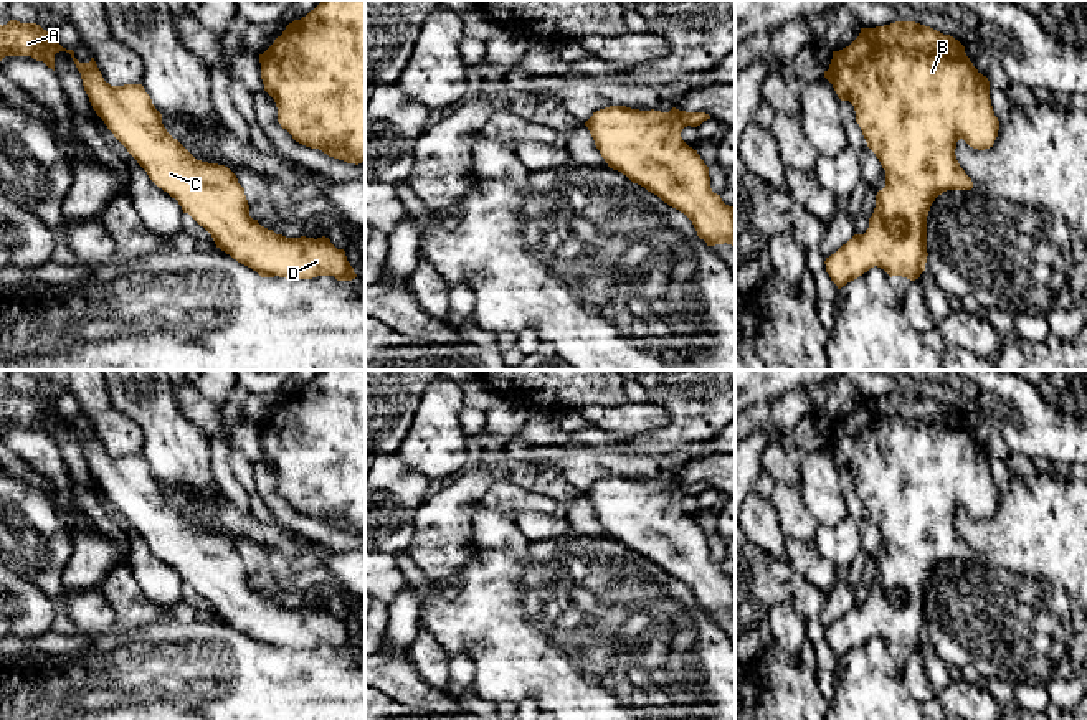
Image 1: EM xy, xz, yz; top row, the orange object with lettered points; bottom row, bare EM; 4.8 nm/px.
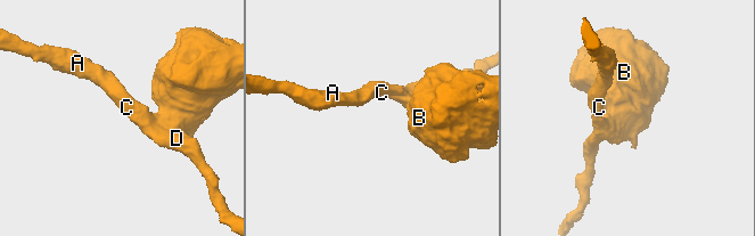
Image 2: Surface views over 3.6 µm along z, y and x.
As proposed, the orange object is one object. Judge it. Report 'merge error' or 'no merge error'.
no merge error

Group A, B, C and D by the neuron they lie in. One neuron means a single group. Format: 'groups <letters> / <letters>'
groups A B C D

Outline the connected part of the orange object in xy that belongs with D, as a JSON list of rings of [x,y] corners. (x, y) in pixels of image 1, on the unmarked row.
[[[10,390],[3,396],[0,395],[0,431],[5,426],[31,426],[55,441],[55,424],[59,421],[71,424],[81,443],[89,472],[107,499],[147,542],[149,548],[175,568],[183,583],[188,583],[211,604],[216,618],[251,637],[261,647],[312,649],[334,646],[337,651],[357,647],[345,621],[337,619],[329,608],[286,608],[253,590],[244,558],[238,553],[236,545],[225,535],[197,530],[173,509],[164,497],[162,484],[155,479],[142,454],[111,456],[104,451],[94,428],[89,433],[79,433],[73,419],[63,418],[55,403],[48,403],[36,393]]]

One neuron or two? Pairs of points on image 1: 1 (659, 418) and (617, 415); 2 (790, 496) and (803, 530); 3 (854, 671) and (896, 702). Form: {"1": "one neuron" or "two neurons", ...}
{"1": "one neuron", "2": "one neuron", "3": "one neuron"}

